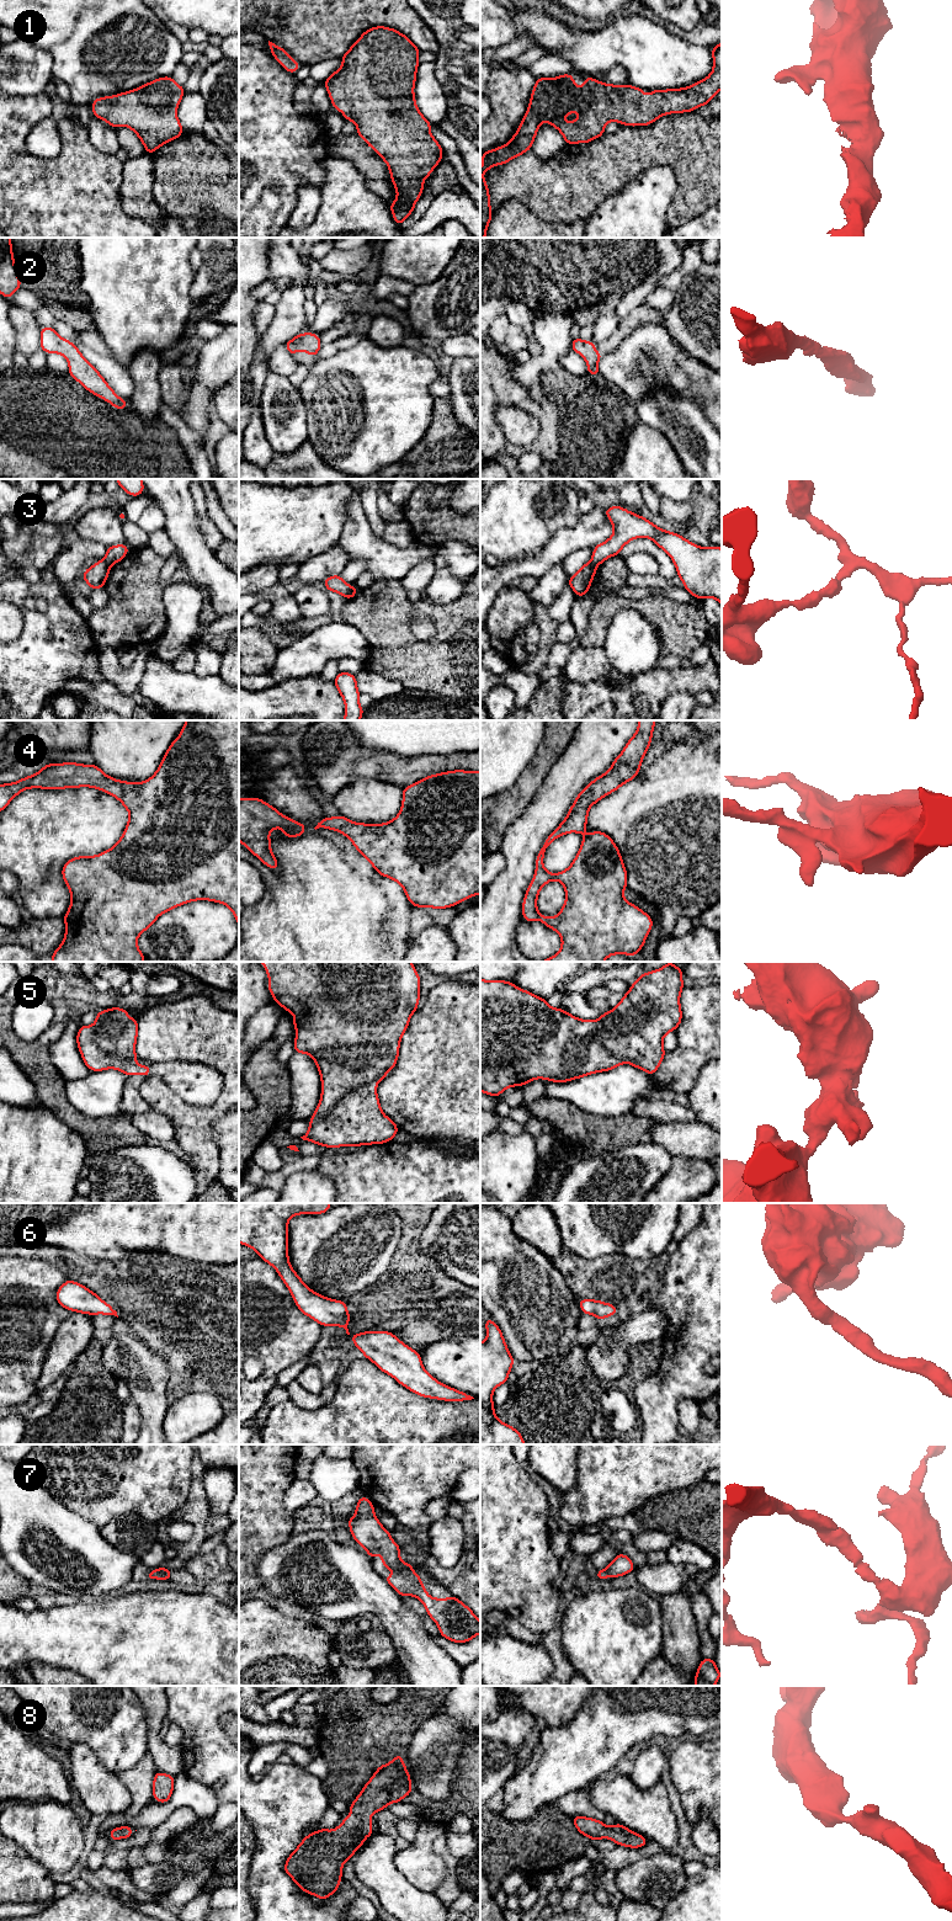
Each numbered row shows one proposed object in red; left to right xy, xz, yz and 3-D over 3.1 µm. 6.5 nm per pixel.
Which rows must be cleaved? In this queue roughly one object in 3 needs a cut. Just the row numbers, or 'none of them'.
3

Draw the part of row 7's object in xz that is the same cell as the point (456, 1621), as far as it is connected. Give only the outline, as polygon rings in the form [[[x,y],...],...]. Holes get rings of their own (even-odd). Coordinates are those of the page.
[[[365,1495],[356,1505],[355,1516],[346,1520],[352,1538],[361,1544],[366,1553],[374,1558],[382,1555],[382,1565],[394,1570],[385,1581],[400,1597],[409,1595],[424,1603],[430,1618],[438,1625],[438,1634],[453,1643],[467,1643],[480,1634],[480,1621],[454,1596],[448,1598],[430,1597],[420,1576],[413,1571],[414,1564],[400,1560],[400,1547],[392,1539],[374,1513],[374,1506]]]

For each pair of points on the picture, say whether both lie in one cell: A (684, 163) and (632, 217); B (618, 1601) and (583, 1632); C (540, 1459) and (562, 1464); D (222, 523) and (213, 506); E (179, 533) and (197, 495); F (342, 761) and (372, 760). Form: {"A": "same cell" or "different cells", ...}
{"A": "different cells", "B": "same cell", "C": "same cell", "D": "same cell", "E": "different cells", "F": "same cell"}

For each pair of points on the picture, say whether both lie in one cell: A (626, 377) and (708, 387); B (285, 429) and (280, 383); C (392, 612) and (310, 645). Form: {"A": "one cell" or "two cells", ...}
{"A": "one cell", "B": "one cell", "C": "two cells"}

